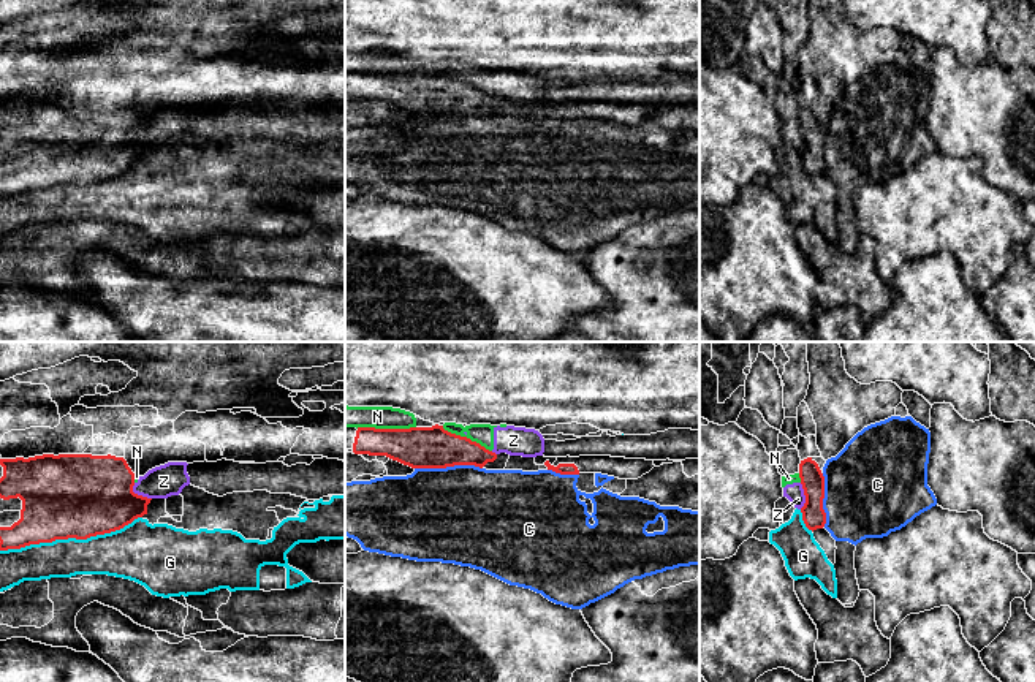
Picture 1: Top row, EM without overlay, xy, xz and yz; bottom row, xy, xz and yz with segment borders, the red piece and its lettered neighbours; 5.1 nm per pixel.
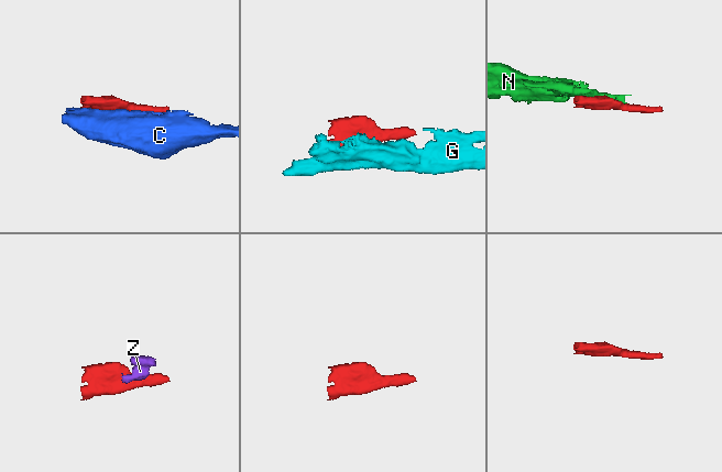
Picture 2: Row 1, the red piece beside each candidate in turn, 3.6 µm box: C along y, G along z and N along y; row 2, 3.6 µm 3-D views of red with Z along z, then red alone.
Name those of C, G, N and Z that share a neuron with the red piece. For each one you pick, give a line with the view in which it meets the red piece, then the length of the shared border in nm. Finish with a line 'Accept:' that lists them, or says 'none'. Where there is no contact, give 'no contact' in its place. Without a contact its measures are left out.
Accept: none

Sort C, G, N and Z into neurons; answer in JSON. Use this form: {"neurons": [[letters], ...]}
{"neurons": [["C"], ["G", "N"], ["Z"]]}

